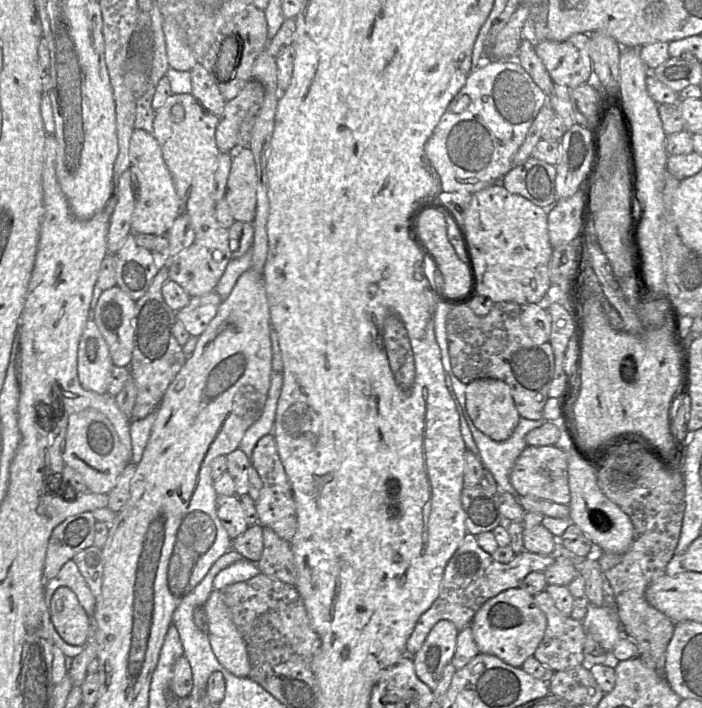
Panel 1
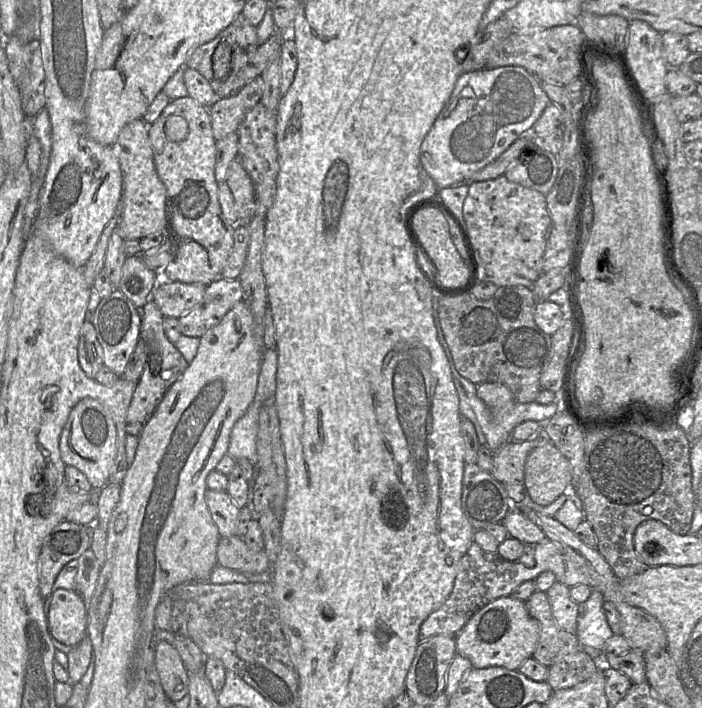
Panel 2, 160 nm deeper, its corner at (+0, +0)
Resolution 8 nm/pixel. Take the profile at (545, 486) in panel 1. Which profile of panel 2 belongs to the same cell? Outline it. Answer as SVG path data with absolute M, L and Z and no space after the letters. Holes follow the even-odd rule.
M534 437L524 442L504 444L493 455L493 477L503 484L523 482L526 458L540 443L541 437Z

